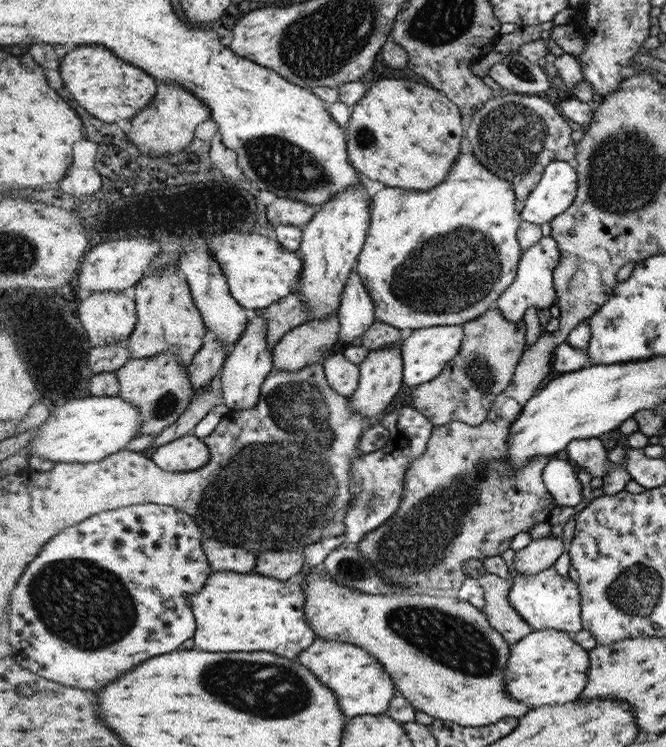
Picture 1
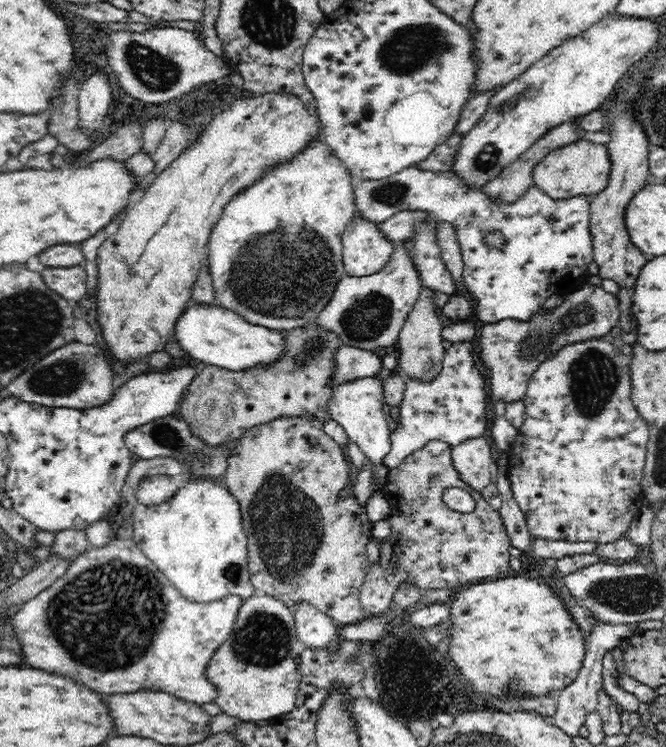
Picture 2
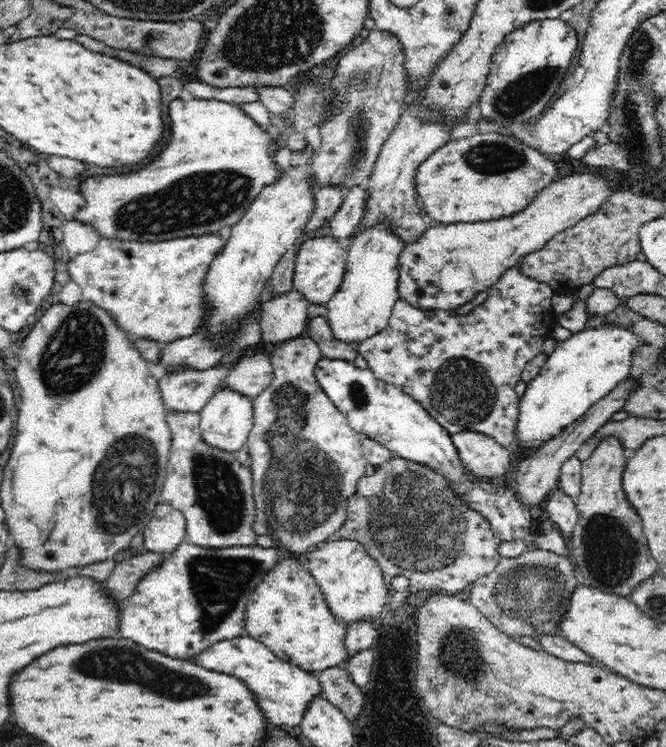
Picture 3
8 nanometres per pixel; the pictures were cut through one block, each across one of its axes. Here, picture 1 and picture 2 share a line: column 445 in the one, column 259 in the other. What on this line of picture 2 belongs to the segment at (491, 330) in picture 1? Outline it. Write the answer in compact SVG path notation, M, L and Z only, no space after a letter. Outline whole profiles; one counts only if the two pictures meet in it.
M315 323L304 327L284 331L287 336L286 355L272 367L255 367L248 371L226 371L224 368L208 365L198 373L188 385L179 404L180 415L186 421L194 435L208 442L208 445L220 445L221 442L234 442L244 432L277 419L304 418L317 419L324 423L331 420L328 413L328 401L334 387L329 386L328 378L333 374L335 354L342 346L338 335L321 330Z

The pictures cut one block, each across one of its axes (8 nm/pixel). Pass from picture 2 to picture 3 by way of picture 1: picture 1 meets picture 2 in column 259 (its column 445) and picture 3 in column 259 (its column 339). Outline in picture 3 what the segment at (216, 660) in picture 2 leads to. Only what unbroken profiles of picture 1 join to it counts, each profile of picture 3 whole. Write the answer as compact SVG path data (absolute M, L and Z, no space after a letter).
M296 560L277 562L252 591L245 611L245 635L264 643L280 660L298 665L301 669L317 674L328 668L343 666L348 659L344 645L347 626L342 619L336 619L328 607L324 593L320 590L308 568Z

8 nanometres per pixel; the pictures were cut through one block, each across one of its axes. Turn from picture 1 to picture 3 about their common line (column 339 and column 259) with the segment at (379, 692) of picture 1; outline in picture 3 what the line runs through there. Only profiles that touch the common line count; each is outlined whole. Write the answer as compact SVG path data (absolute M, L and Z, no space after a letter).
M246 635L214 643L204 652L200 652L200 655L192 656L190 660L197 665L208 666L216 672L238 674L236 677L248 680L250 690L256 688L256 692L260 692L260 696L256 696L258 704L262 704L260 708L264 708L264 712L272 716L272 725L279 727L283 724L298 726L312 700L323 694L315 673L280 660L264 643Z

